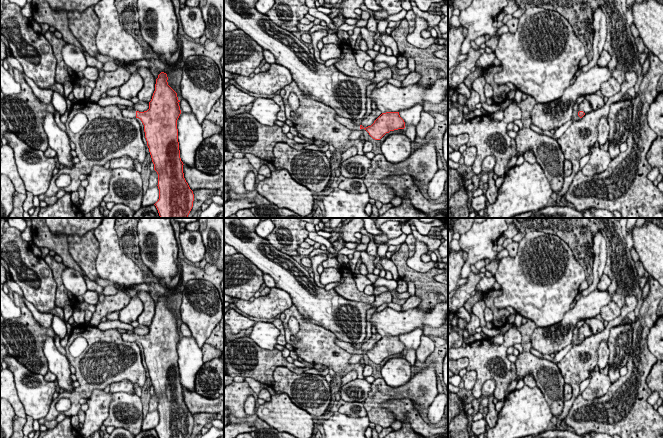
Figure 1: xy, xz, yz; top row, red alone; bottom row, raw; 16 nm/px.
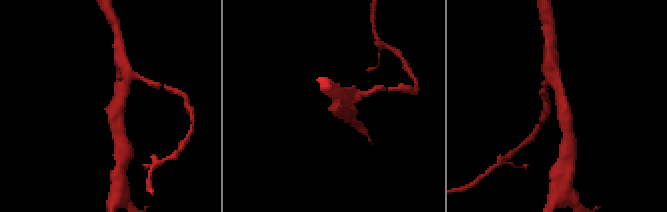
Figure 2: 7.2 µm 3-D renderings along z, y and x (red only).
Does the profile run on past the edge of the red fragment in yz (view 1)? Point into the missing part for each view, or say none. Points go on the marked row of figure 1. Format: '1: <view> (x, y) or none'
1: none

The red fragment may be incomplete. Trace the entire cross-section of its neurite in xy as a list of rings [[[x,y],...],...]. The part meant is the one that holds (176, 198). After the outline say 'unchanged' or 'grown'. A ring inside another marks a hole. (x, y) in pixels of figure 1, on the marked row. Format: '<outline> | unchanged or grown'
[[[166,73],[158,75],[147,111],[120,110],[124,117],[139,118],[144,125],[147,146],[158,174],[159,199],[154,205],[160,218],[188,218],[194,194],[184,178],[180,158],[177,129],[180,100],[167,80]]] | grown

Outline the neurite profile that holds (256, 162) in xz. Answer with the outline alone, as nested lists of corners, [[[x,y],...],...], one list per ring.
[[[245,153],[245,158],[249,160],[249,162],[252,164],[252,166],[259,170],[259,168],[264,165],[264,160],[260,159],[259,157],[255,156],[254,154]]]

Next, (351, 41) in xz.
[[[355,27],[353,29],[353,34],[349,36],[349,38],[345,41],[349,47],[350,50],[355,49],[355,44],[358,39],[359,34],[361,33],[360,27]]]

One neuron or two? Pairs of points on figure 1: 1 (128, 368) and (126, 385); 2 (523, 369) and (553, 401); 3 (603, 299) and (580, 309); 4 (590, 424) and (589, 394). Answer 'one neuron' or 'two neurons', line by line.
1: two neurons
2: one neuron
3: one neuron
4: two neurons

